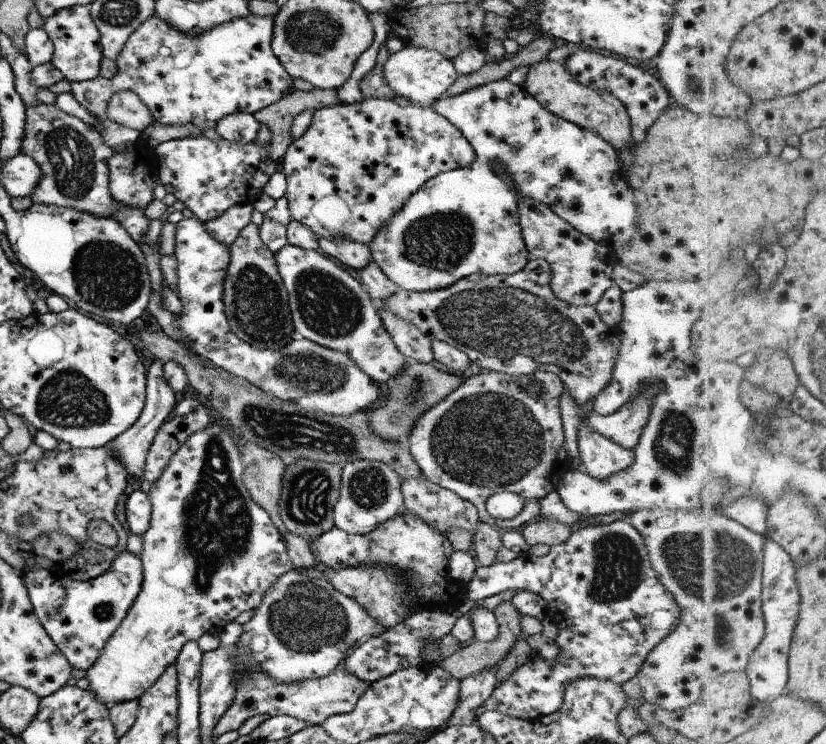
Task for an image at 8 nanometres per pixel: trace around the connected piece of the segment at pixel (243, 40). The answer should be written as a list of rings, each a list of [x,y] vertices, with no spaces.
[[[153,14],[139,24],[123,43],[119,54],[114,58],[116,73],[111,78],[104,79],[97,75],[86,81],[73,81],[70,83],[70,93],[90,115],[102,124],[100,137],[113,153],[124,152],[129,145],[139,140],[140,134],[135,129],[111,122],[105,116],[108,98],[119,91],[134,92],[149,109],[153,120],[160,122],[163,126],[192,124],[201,131],[214,128],[216,122],[224,116],[233,113],[252,115],[291,92],[293,79],[283,70],[271,52],[271,31],[271,17],[249,14],[246,17],[235,17],[214,26],[196,37],[189,37]]]

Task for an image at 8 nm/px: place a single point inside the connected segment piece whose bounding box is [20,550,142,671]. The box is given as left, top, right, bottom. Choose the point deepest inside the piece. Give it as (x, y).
(79, 616)

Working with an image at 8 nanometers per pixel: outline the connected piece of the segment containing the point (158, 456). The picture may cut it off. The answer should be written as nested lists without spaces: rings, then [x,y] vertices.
[[[191,398],[174,404],[171,416],[157,429],[145,455],[143,478],[145,485],[152,485],[167,466],[175,451],[194,432],[199,432],[209,424],[206,407]]]

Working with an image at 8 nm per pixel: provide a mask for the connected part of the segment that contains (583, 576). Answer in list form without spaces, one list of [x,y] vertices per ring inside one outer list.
[[[625,519],[622,521],[614,521],[602,526],[588,525],[580,530],[575,530],[575,532],[571,532],[566,541],[563,541],[558,545],[553,545],[550,547],[547,554],[542,557],[531,559],[530,557],[520,555],[516,556],[508,563],[496,562],[488,567],[477,566],[473,572],[472,579],[468,582],[467,598],[470,601],[483,600],[488,596],[493,596],[493,594],[499,594],[499,592],[503,592],[503,590],[511,589],[516,591],[531,591],[544,600],[548,611],[548,617],[556,624],[557,634],[553,642],[559,649],[558,658],[555,658],[555,660],[551,658],[542,659],[535,653],[529,654],[527,662],[517,666],[515,670],[505,678],[505,680],[498,682],[497,686],[495,685],[494,689],[491,691],[491,694],[483,701],[482,706],[486,711],[497,711],[499,714],[516,719],[535,720],[537,717],[555,712],[559,706],[561,706],[561,696],[564,693],[567,683],[572,680],[583,677],[596,678],[610,680],[619,686],[623,684],[623,682],[627,682],[629,678],[635,676],[635,673],[638,671],[641,663],[645,660],[646,654],[649,650],[651,650],[664,636],[667,636],[667,633],[671,632],[672,628],[675,628],[675,624],[677,624],[677,614],[679,614],[679,612],[677,612],[677,606],[675,606],[675,602],[673,602],[673,598],[669,596],[669,592],[667,592],[659,582],[655,582],[655,572],[653,572],[651,566],[649,566],[649,557],[641,536],[639,536],[639,533],[627,523]]]

